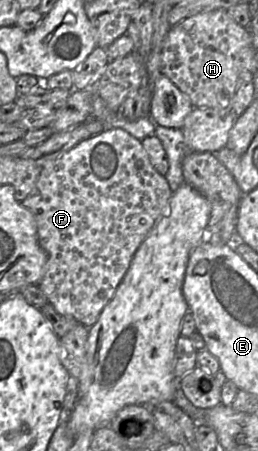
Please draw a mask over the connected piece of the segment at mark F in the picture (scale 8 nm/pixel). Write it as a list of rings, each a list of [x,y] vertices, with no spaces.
[[[118,128],[104,130],[100,134],[80,142],[62,156],[47,162],[42,167],[35,189],[21,203],[33,214],[37,224],[39,244],[47,254],[46,269],[38,286],[59,314],[70,316],[88,328],[96,323],[105,306],[113,298],[140,244],[166,211],[171,195],[172,191],[168,182],[151,165],[141,141]]]

